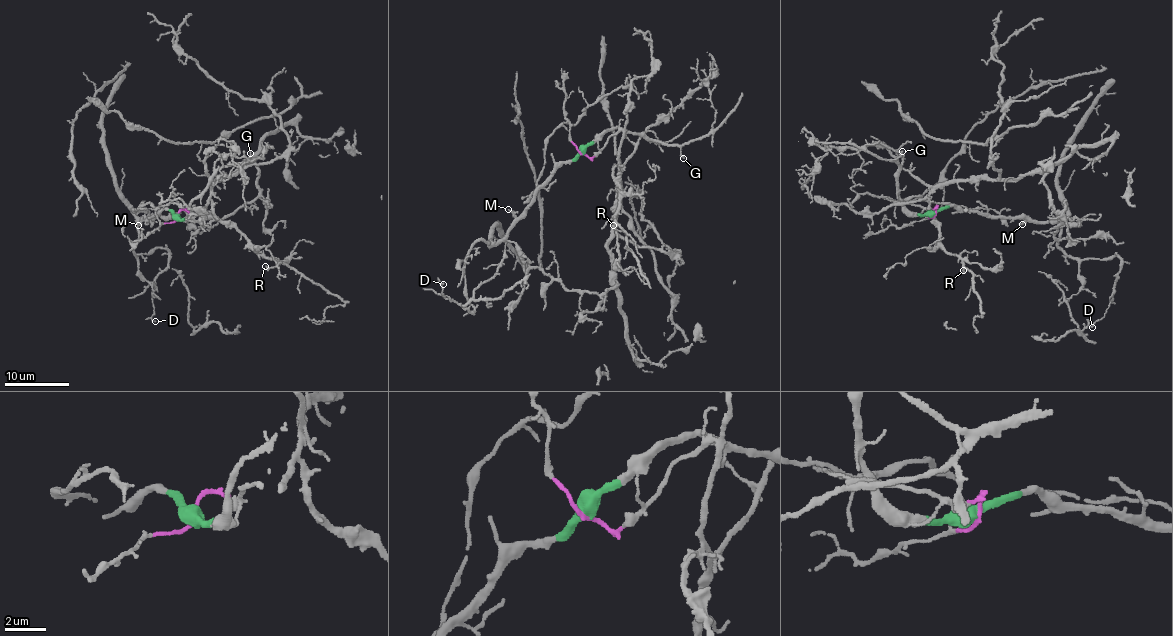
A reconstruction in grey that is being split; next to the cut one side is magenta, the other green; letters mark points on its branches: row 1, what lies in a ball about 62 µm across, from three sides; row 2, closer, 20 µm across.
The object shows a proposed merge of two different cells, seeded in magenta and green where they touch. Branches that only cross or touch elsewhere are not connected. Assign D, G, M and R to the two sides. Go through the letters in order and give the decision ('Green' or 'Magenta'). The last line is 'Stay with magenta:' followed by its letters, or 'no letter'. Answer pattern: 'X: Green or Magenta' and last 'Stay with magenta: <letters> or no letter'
D: Green
G: Green
M: Green
R: Magenta
Stay with magenta: R

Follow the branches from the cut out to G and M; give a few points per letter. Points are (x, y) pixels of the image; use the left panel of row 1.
G: (177, 216), (185, 219), (188, 204), (206, 186), (208, 178), (222, 167), (248, 161), (250, 152)
M: (177, 216), (162, 208), (156, 216), (149, 217), (138, 225)

